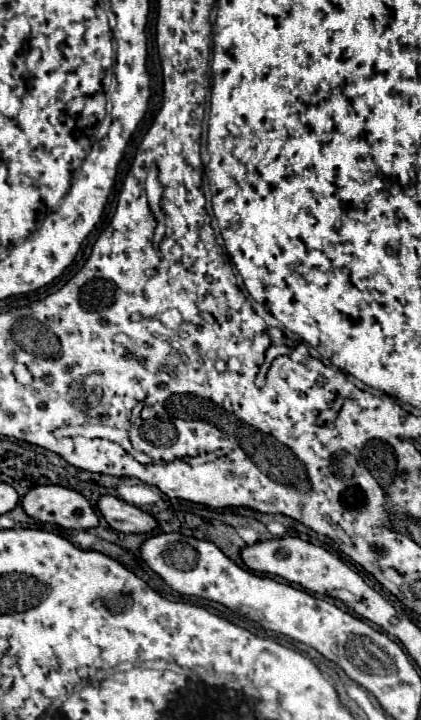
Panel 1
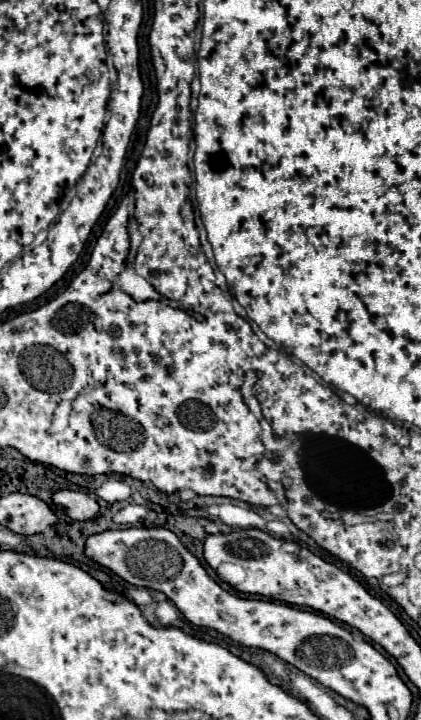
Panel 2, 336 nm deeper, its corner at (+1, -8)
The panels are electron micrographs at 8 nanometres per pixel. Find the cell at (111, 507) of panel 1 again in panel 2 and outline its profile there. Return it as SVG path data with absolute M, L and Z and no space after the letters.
M58 490L52 494L52 502L64 508L66 516L72 520L92 520L100 506L98 502L84 492L76 492L76 490Z

